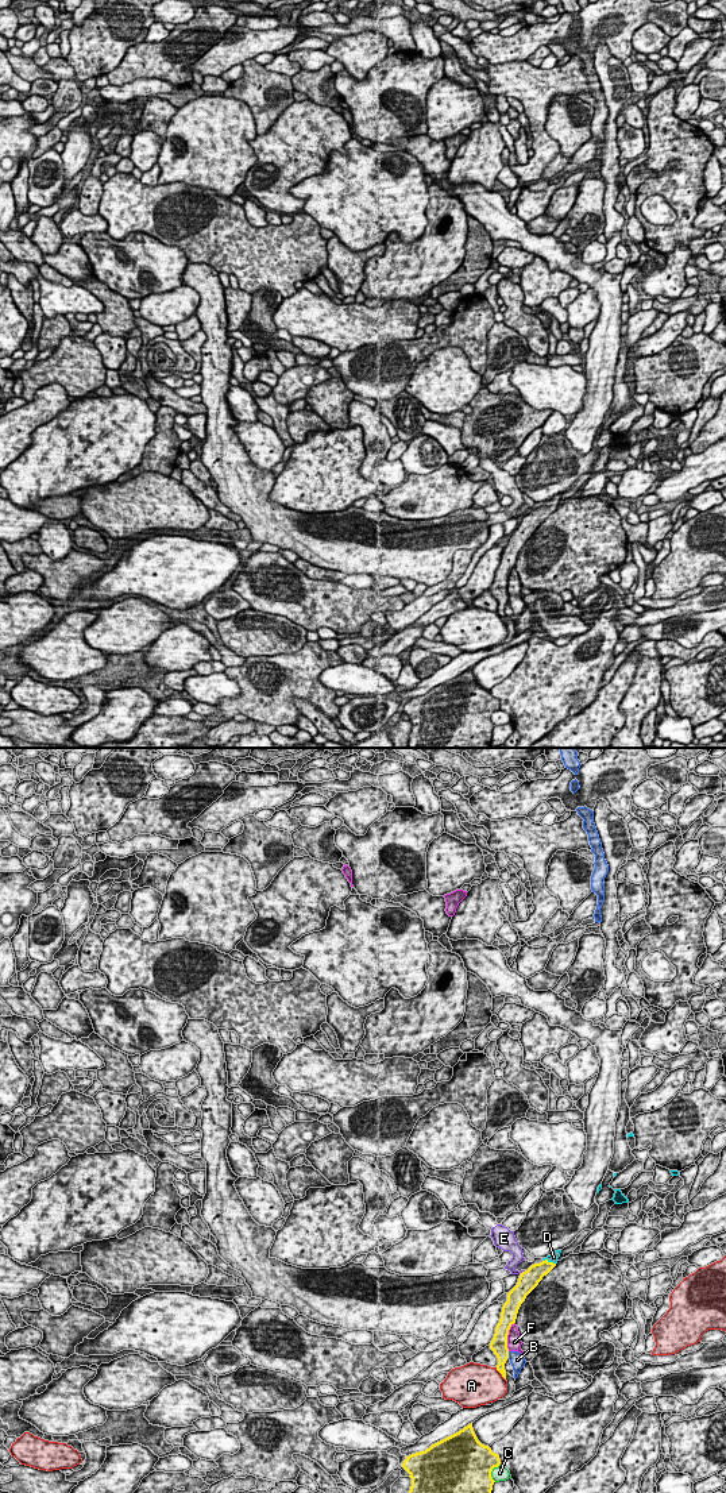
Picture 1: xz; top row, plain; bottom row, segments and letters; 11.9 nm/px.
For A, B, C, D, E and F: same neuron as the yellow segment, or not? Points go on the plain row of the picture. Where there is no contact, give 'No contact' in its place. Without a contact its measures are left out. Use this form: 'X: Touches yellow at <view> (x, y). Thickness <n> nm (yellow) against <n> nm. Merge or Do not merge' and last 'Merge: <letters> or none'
A: Touches yellow at xz (501, 617). Thickness 160 nm (yellow) against 440 nm. Do not merge
B: Touches yellow at xz (508, 598). Thickness 200 nm (yellow) against 170 nm. Do not merge
C: Touches yellow at xz (491, 714). Thickness 500 nm (yellow) against 170 nm. Do not merge
D: Touches yellow at xz (549, 506). Thickness 200 nm (yellow) against 100 nm. Merge
E: Touches yellow at xz (522, 516). Thickness 240 nm (yellow) against 130 nm. Do not merge
F: Touches yellow at xz (506, 581). Thickness 200 nm (yellow) against 160 nm. Do not merge
Merge: D

